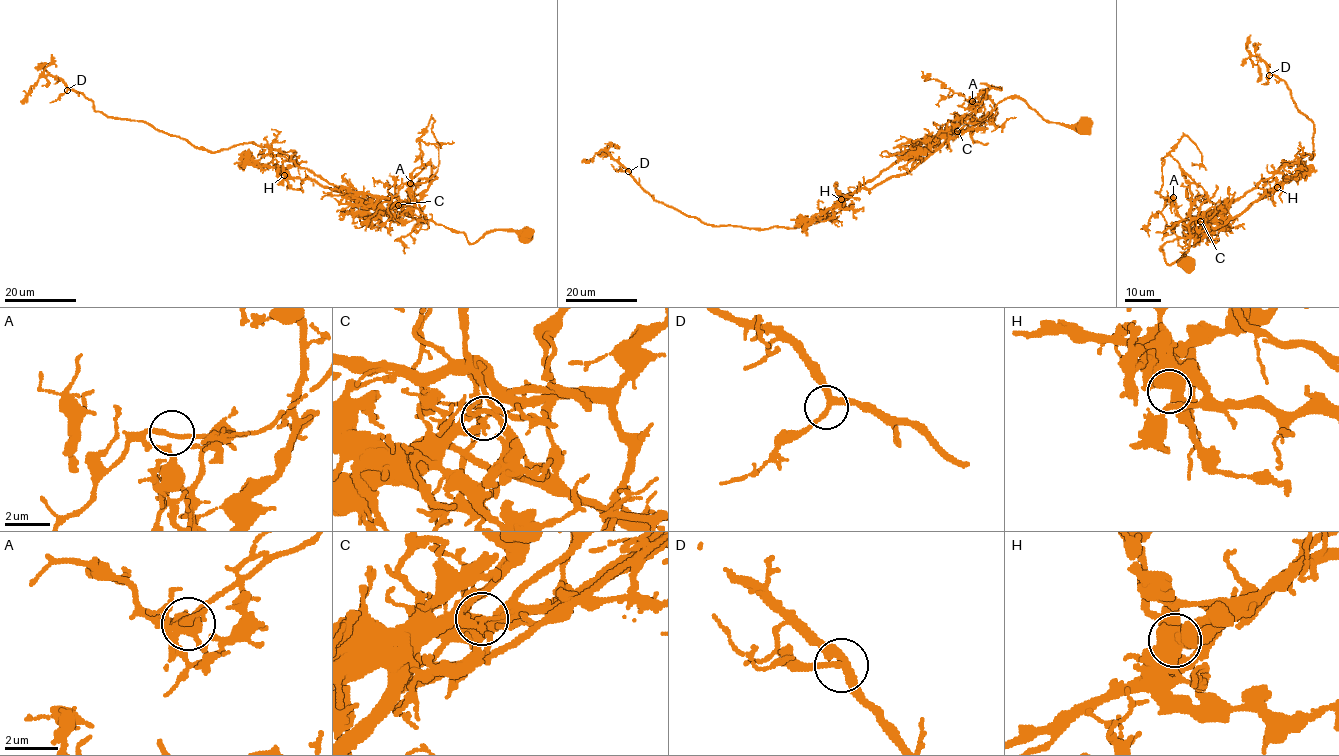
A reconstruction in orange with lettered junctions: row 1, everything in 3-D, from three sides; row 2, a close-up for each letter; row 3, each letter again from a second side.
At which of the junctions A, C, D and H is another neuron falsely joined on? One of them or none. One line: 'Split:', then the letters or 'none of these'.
Split: C

